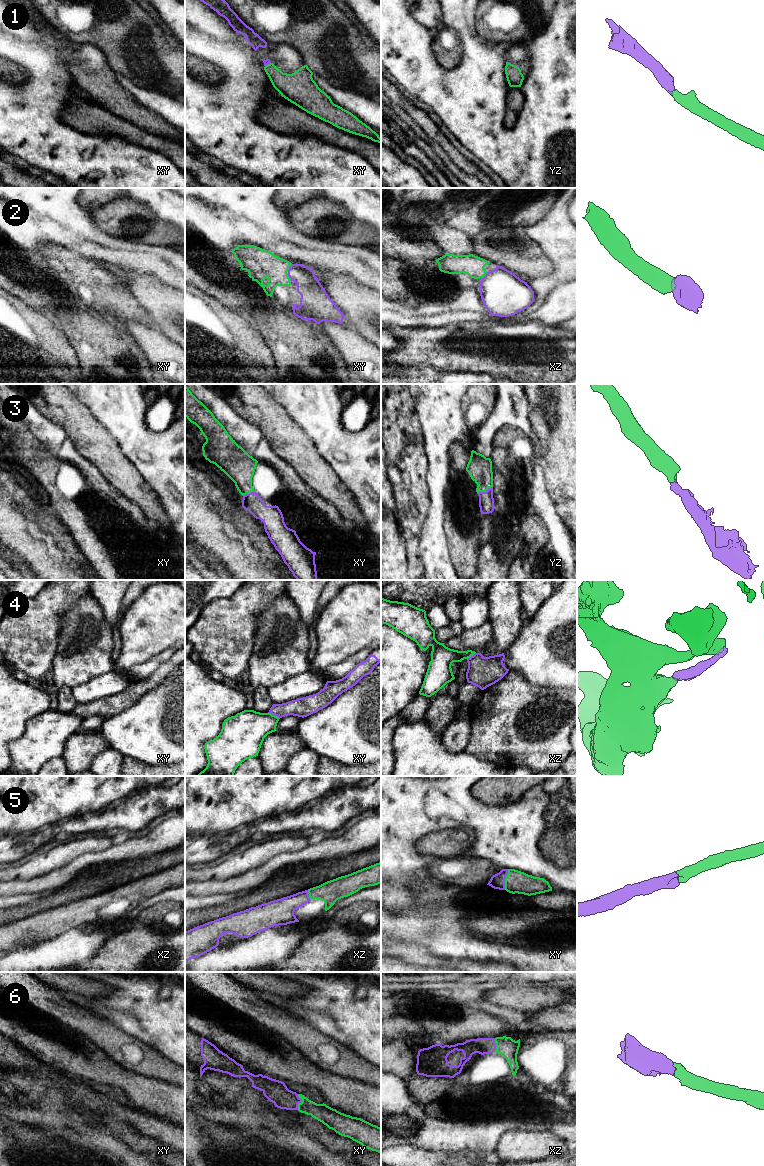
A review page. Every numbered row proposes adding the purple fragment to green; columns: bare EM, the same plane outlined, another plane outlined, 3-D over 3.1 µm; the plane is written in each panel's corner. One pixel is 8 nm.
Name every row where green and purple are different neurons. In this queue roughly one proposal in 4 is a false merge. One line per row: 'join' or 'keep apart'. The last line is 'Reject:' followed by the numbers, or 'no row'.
1: join
2: join
3: join
4: keep apart
5: join
6: join
Reject: 4

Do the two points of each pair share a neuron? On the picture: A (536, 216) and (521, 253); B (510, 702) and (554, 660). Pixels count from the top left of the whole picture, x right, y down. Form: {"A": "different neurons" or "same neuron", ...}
{"A": "different neurons", "B": "different neurons"}

